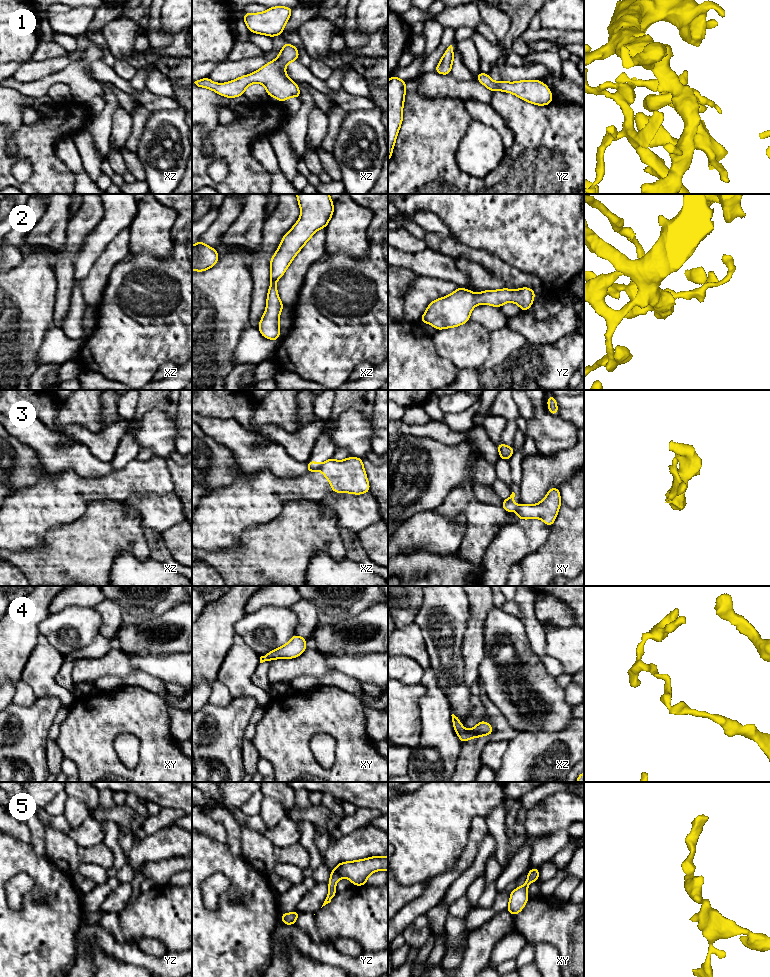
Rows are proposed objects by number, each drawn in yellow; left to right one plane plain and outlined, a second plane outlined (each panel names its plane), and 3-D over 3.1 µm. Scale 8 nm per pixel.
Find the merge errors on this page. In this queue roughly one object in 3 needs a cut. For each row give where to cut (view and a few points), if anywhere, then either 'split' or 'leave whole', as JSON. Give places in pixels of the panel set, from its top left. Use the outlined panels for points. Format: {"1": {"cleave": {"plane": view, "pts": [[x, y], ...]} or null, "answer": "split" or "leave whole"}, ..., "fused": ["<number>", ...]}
{"1": {"cleave": null, "answer": "leave whole"}, "2": {"cleave": null, "answer": "leave whole"}, "3": {"cleave": {"plane": "xz", "pts": [[323, 463], [319, 468]]}, "answer": "split"}, "4": {"cleave": null, "answer": "leave whole"}, "5": {"cleave": null, "answer": "leave whole"}, "fused": ["3"]}

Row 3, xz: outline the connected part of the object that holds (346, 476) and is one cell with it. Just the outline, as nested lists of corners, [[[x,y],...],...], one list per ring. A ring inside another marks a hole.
[[[331,457],[323,463],[320,471],[328,479],[334,493],[360,495],[370,492],[361,457],[348,457],[341,461]]]

